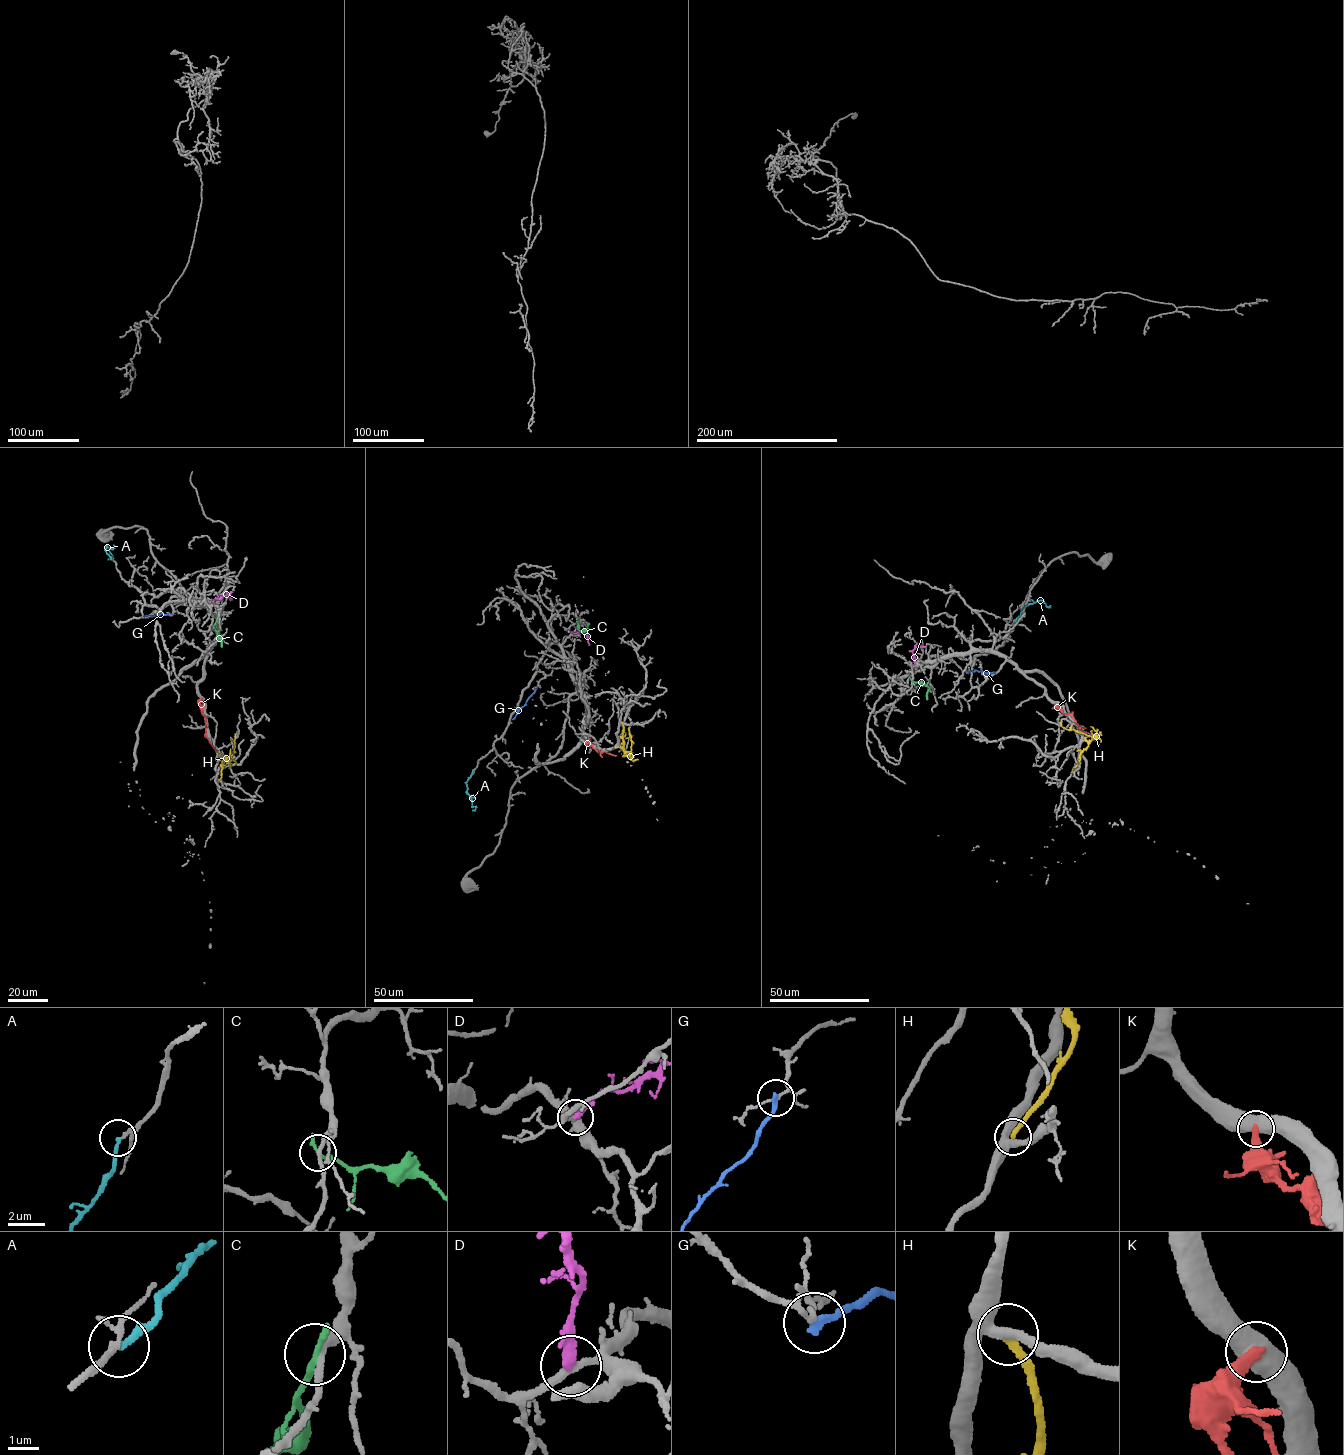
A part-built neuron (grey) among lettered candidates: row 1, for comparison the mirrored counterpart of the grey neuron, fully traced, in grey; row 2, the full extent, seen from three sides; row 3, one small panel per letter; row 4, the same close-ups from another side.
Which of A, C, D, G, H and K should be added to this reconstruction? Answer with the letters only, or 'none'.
A

